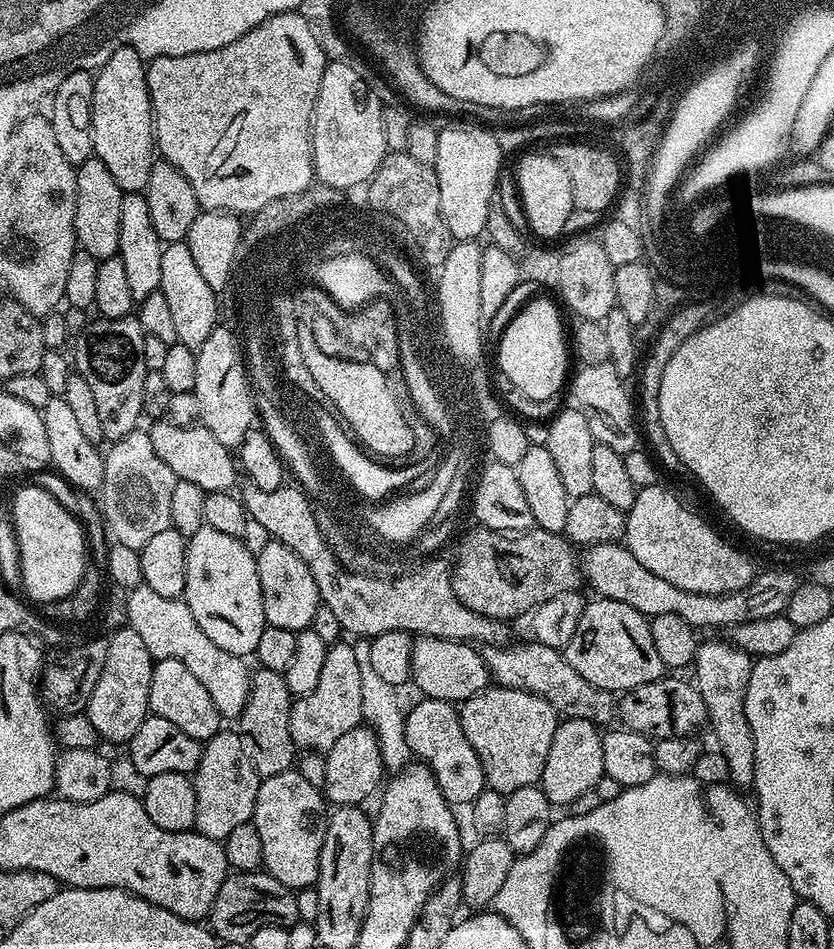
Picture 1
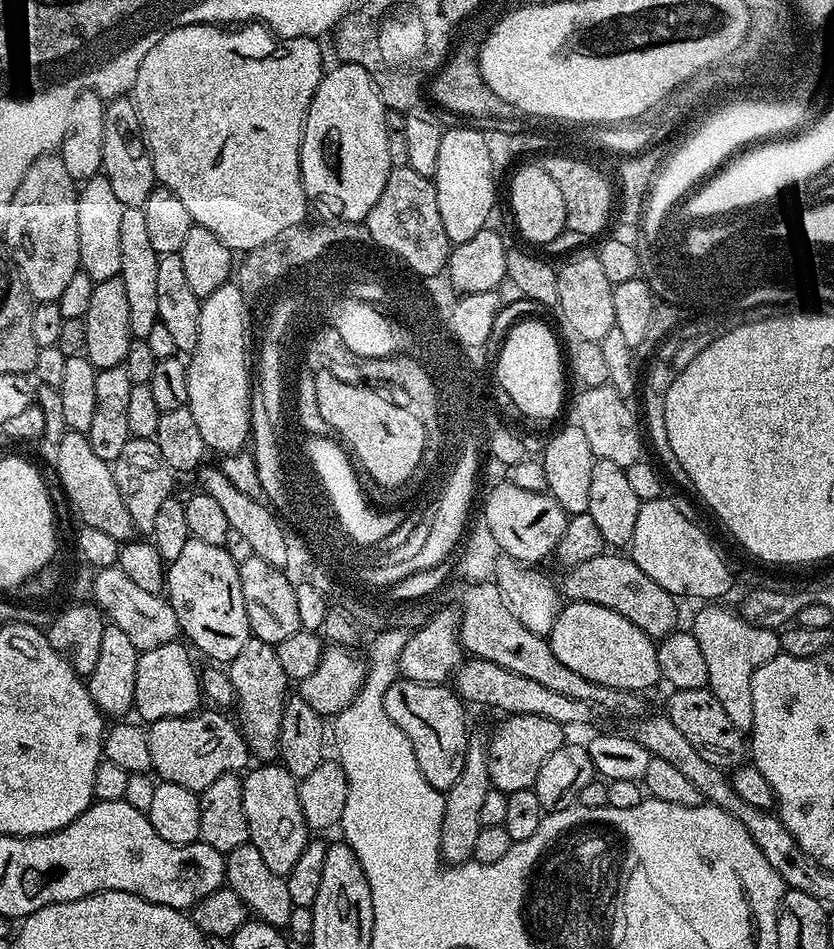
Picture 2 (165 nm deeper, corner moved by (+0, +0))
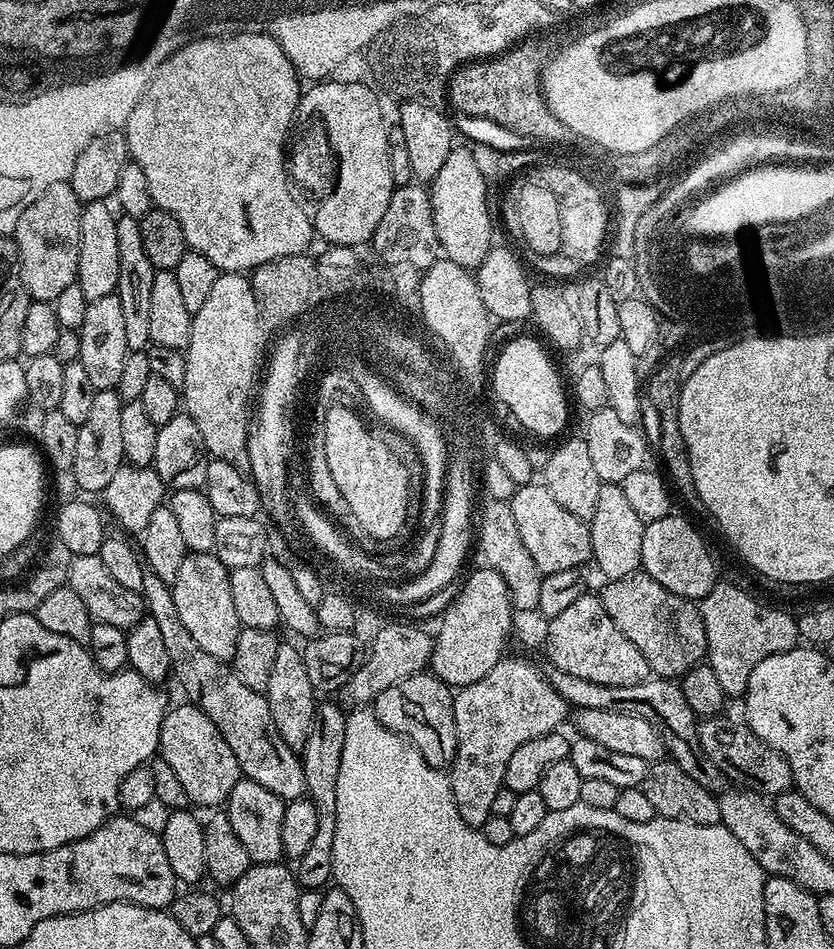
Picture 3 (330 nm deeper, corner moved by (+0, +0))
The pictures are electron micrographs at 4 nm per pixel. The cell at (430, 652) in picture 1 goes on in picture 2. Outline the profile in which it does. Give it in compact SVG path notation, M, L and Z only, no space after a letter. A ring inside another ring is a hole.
M468 658L461 663L454 673L454 691L461 700L472 704L485 704L488 708L497 708L500 714L538 714L538 718L550 718L550 722L558 722L561 726L568 724L584 724L594 712L593 705L566 698L566 694L558 694L534 682L534 678L522 678L522 674L514 674L514 670L505 670L502 666L494 666L494 662Z

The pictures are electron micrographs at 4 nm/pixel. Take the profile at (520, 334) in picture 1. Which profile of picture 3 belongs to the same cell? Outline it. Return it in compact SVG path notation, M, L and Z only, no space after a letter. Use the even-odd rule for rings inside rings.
M520 336L517 340L510 341L497 354L496 365L493 363L490 368L490 388L509 408L520 428L522 426L536 436L556 436L568 424L569 397L566 395L566 384L560 381L560 376L548 357L549 349L537 340Z

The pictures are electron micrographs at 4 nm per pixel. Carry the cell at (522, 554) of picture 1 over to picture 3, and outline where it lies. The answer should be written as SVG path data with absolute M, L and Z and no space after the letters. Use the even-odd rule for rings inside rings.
M643 570L626 578L609 580L598 592L606 614L638 646L642 658L646 658L649 673L656 678L679 678L708 655L706 626L702 626L702 614L697 601L687 600L678 594L670 594L666 586L654 582Z

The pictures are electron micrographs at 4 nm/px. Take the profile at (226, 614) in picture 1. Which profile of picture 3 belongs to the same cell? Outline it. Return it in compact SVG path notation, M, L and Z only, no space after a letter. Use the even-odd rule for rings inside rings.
M189 552L178 569L178 578L171 584L174 607L182 617L186 631L206 654L214 654L214 658L225 662L231 661L236 653L236 635L242 627L234 610L228 573L228 568L212 552Z

